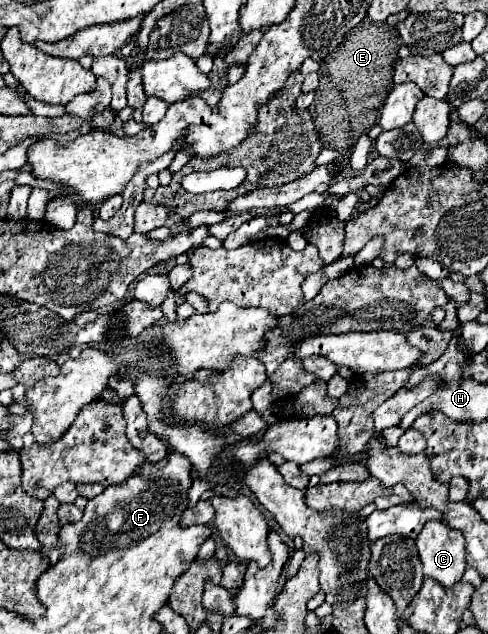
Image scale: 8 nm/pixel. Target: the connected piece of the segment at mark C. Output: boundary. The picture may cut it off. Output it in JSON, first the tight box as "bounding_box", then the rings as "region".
{"bounding_box":[416,520,466,588],"region":[[[440,520],[428,522],[416,538],[422,572],[444,588],[460,582],[466,570],[464,536]]]}

